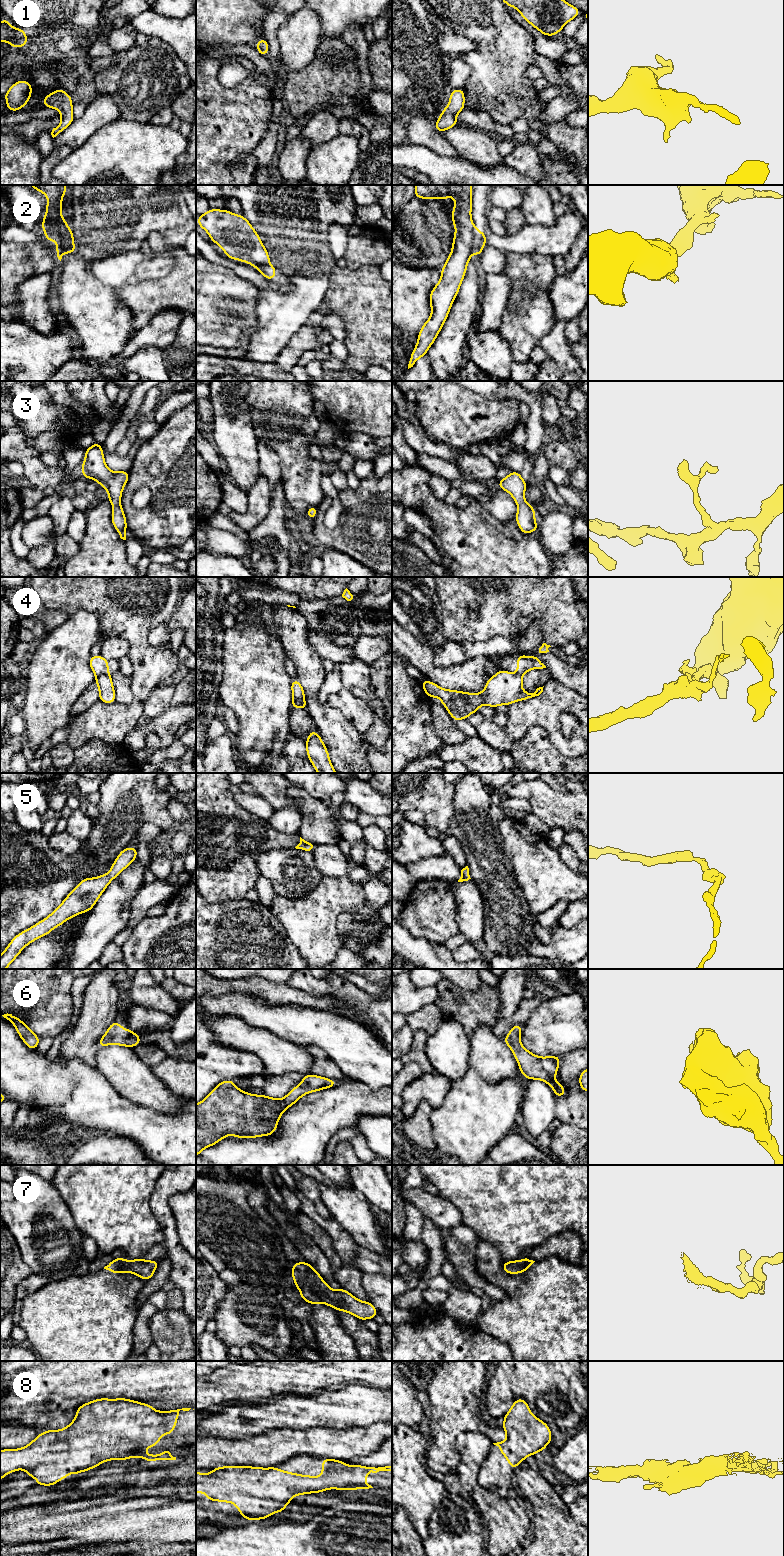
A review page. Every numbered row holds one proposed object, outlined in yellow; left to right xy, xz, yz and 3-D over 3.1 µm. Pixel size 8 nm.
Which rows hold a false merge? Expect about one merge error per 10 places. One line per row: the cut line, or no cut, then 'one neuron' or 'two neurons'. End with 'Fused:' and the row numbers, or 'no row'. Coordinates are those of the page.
1: no cut | one neuron
2: xy (63, 223), (61, 232), (68, 233), (71, 239), (64, 252) | two neurons
3: no cut | one neuron
4: xz (293, 700), (300, 706), (304, 706) | two neurons
5: no cut | one neuron
6: no cut | one neuron
7: no cut | one neuron
8: no cut | one neuron
Fused: 2, 4

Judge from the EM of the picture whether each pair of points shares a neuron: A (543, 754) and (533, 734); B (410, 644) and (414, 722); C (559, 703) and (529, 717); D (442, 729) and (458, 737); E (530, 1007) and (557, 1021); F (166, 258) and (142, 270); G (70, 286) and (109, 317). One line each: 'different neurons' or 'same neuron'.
A: same neuron
B: different neurons
C: same neuron
D: same neuron
E: different neurons
F: same neuron
G: same neuron

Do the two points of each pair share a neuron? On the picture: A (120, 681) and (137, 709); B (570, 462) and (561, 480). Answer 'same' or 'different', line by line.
A: different
B: different

